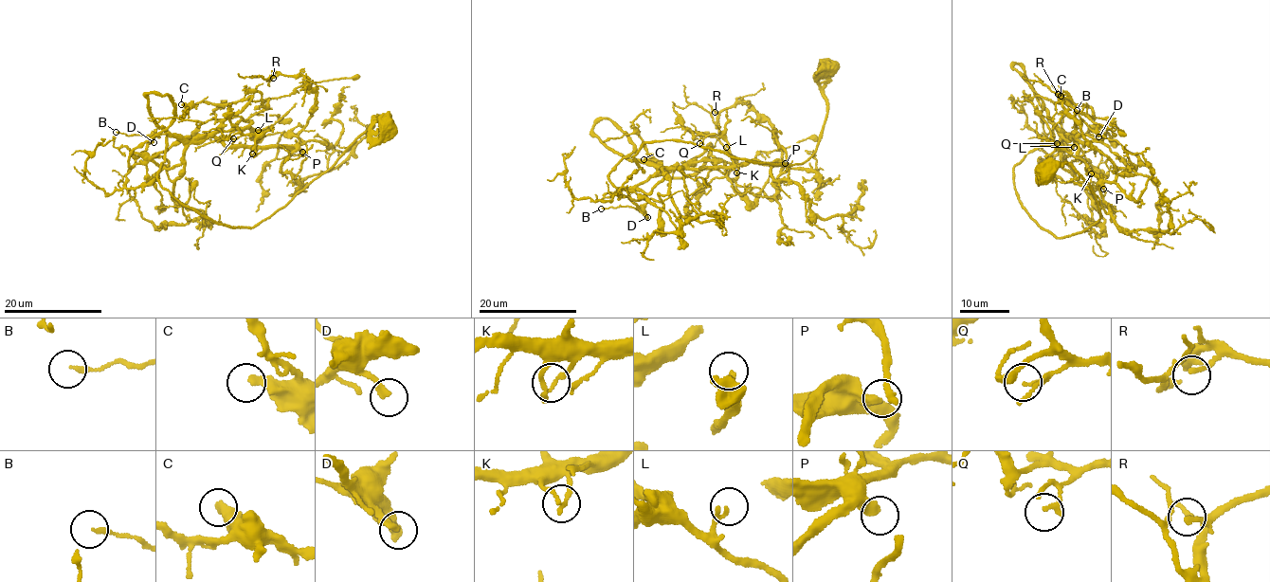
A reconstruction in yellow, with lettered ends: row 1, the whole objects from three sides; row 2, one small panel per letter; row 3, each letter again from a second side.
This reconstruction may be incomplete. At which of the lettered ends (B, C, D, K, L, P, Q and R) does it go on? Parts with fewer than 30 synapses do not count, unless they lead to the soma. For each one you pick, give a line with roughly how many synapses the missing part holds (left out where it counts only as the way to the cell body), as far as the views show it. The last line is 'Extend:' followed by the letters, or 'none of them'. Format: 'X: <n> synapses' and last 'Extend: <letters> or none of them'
D: 30 synapses
Extend: D

